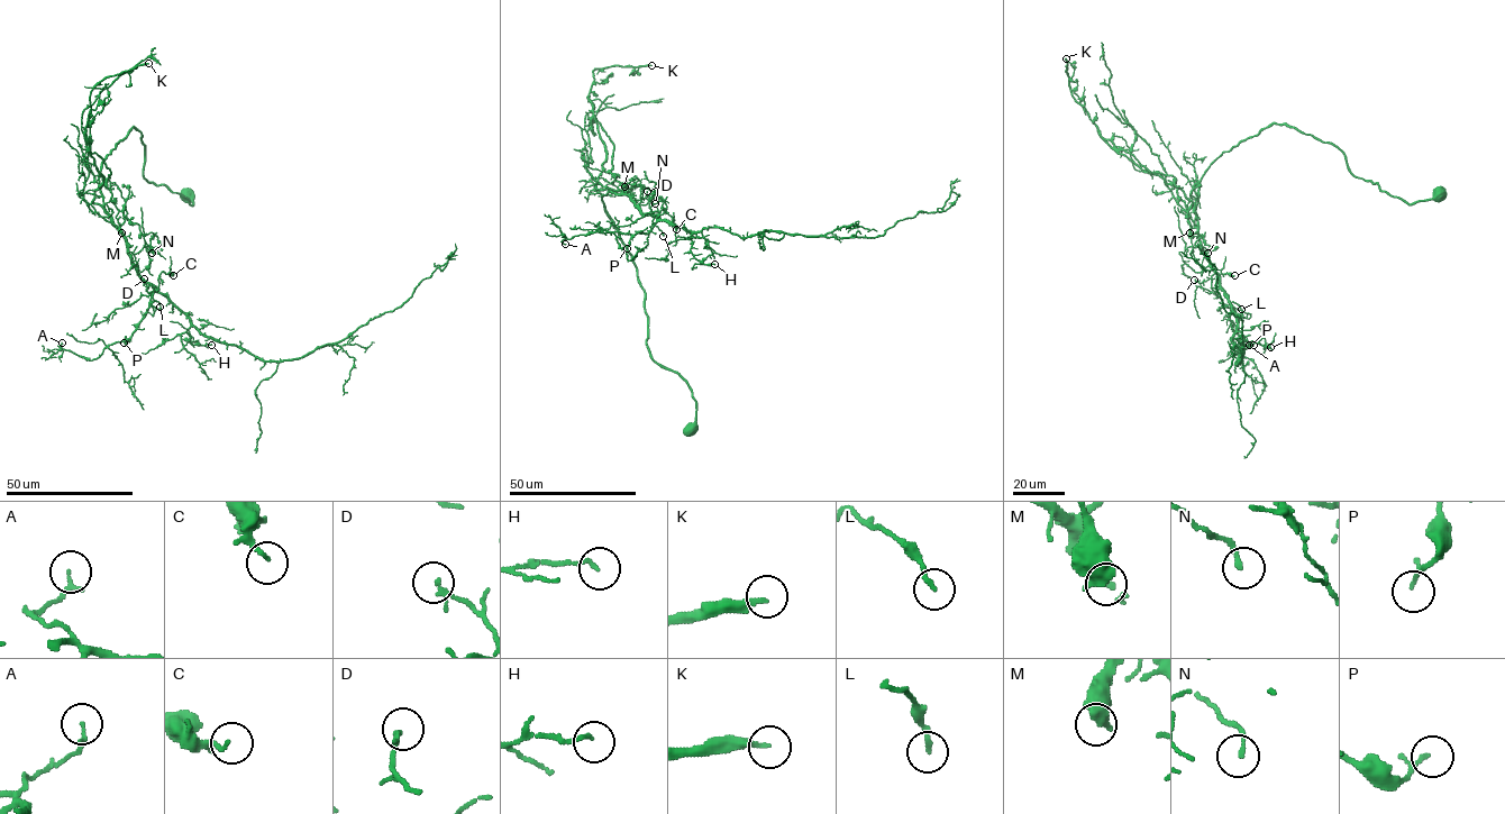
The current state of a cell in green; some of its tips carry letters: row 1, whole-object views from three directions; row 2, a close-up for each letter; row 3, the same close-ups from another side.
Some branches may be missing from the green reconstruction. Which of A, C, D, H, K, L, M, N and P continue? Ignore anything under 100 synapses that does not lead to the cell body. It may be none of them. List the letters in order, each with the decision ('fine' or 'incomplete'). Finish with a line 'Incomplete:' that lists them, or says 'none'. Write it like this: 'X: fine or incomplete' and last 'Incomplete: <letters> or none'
A: fine
C: fine
D: fine
H: fine
K: incomplete
L: fine
M: fine
N: fine
P: fine
Incomplete: K

